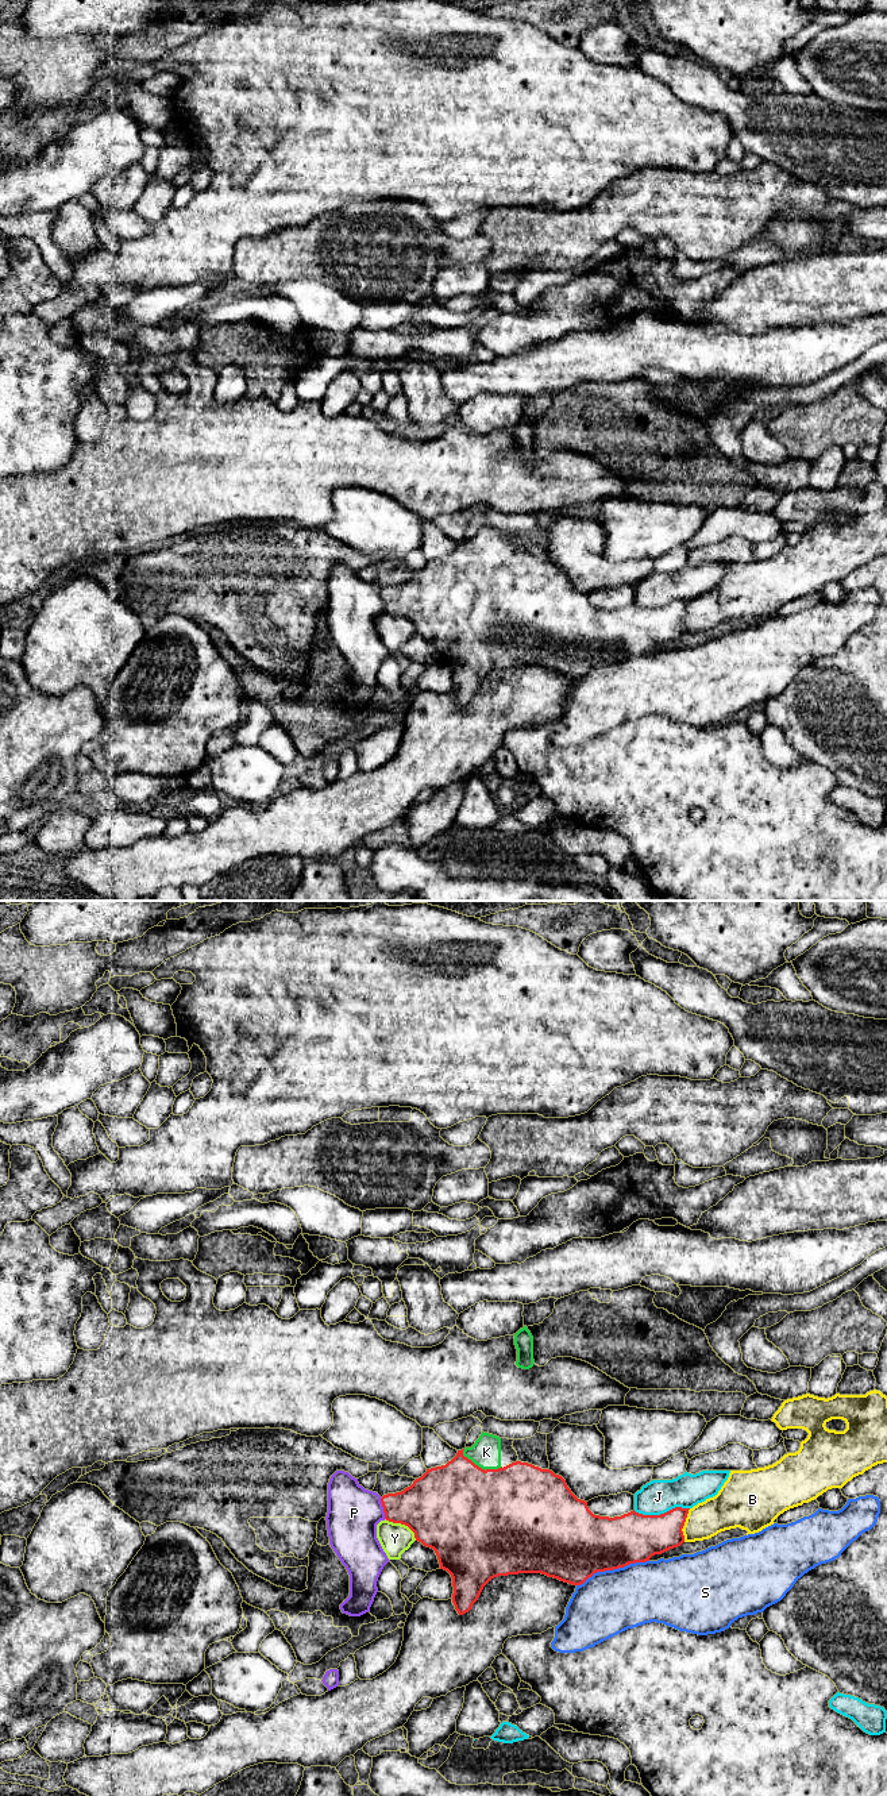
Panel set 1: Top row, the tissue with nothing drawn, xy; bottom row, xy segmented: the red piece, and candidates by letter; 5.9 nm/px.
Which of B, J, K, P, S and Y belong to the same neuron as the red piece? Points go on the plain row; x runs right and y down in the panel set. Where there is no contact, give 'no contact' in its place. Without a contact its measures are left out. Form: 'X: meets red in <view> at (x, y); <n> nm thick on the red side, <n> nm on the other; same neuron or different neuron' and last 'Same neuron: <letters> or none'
B: meets red in xy at (683, 617); 260 nm thick on the red side, 220 nm on the other; different neuron
J: meets red in xy at (660, 606); 300 nm thick on the red side, 200 nm on the other; different neuron
K: meets red in xy at (481, 561); 500 nm thick on the red side, 180 nm on the other; same neuron
P: meets red in xy at (384, 601); 320 nm thick on the red side, 300 nm on the other; different neuron
S: meets red in xy at (612, 662); 400 nm thick on the red side, 380 nm on the other; different neuron
Y: meets red in xy at (402, 616); 440 nm thick on the red side, 190 nm on the other; different neuron
Same neuron: K

